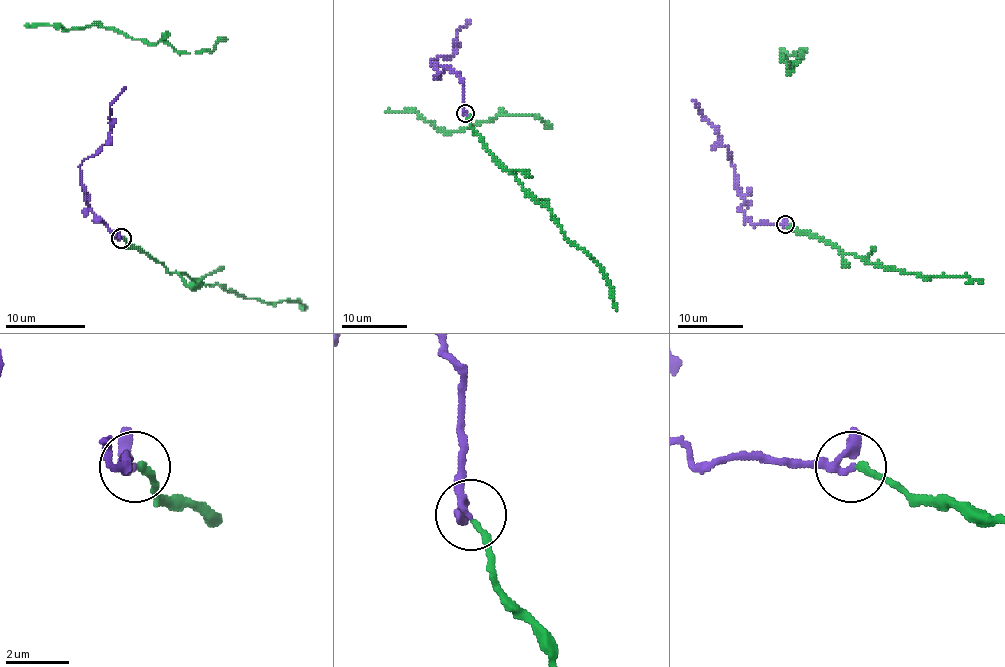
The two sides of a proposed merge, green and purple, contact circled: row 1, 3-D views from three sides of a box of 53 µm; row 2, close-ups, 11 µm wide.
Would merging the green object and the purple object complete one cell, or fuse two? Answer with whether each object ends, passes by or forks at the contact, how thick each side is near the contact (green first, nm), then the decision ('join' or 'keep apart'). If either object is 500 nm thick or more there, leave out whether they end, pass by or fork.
green ends there; purple passes by; 200 nm thick on the green side, 160 nm on the other; join

